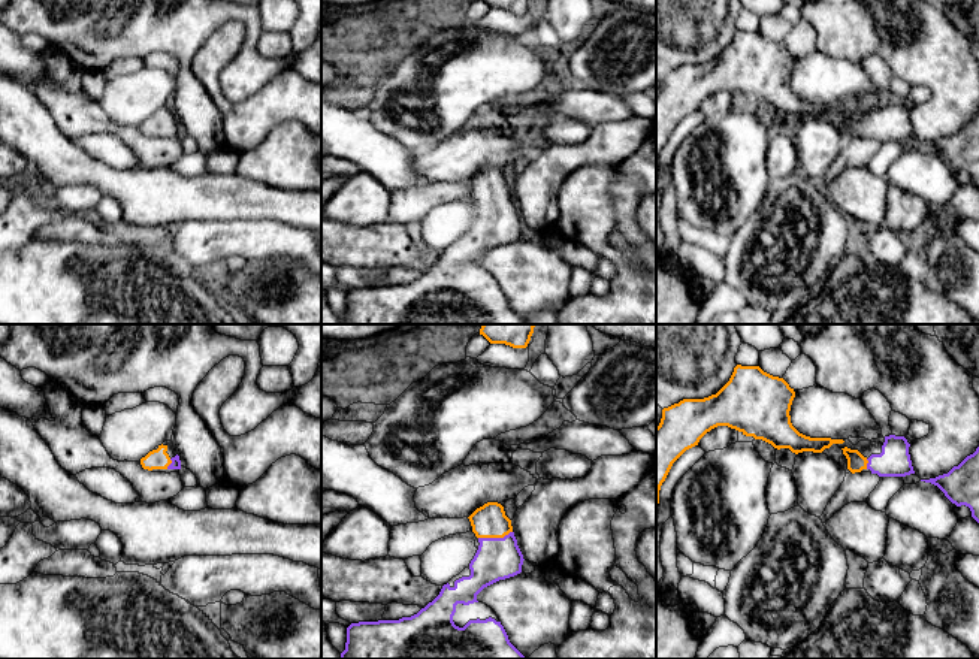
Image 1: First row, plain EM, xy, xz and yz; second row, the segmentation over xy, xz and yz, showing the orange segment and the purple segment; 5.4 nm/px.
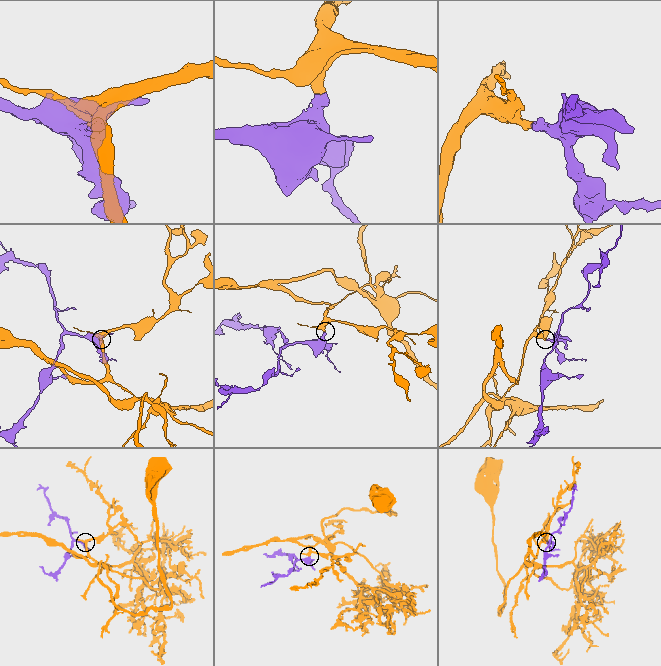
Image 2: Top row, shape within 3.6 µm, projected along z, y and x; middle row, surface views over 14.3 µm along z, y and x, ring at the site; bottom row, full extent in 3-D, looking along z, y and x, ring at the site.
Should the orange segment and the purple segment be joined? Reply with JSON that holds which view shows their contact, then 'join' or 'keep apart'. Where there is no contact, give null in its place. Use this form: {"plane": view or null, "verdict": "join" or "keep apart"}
{"plane": "xz", "verdict": "join"}

